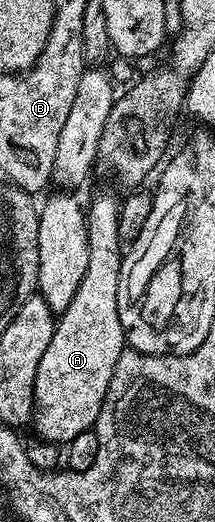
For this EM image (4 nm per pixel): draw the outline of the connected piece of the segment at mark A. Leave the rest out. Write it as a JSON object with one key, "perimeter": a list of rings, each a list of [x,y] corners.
{"perimeter":[[[112,193],[98,194],[92,206],[87,206],[86,216],[90,263],[86,263],[86,275],[82,275],[70,307],[55,318],[56,330],[34,379],[34,426],[43,440],[57,443],[66,443],[95,426],[106,399],[106,387],[110,387],[110,375],[114,375],[114,363],[118,363],[126,348],[122,319],[118,319],[118,279],[120,264],[124,262],[118,231],[118,197]]]}

